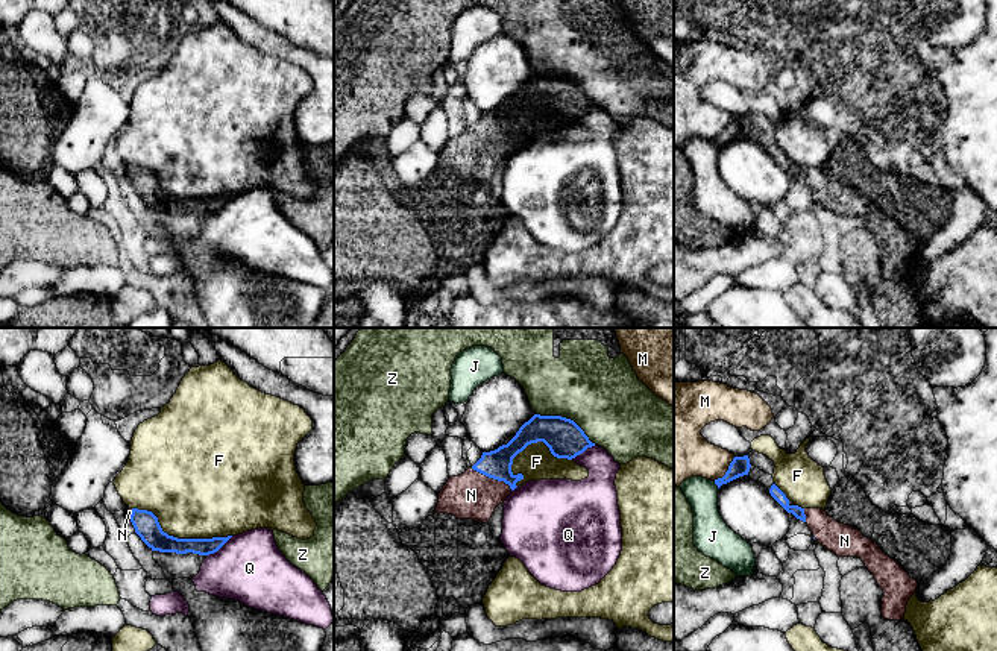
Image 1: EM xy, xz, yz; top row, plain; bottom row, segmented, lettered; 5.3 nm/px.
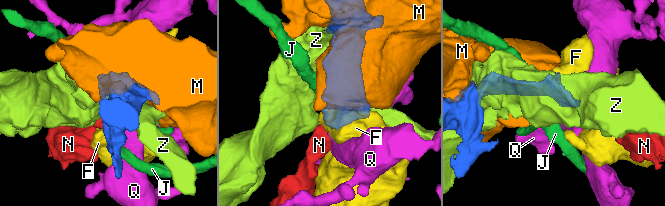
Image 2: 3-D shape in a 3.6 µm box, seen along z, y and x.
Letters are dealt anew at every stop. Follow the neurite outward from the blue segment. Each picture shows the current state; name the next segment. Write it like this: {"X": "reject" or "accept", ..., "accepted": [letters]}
{"F": "reject", "J": "reject", "M": "reject", "N": "accept", "Q": "reject", "Z": "reject", "accepted": ["N"]}

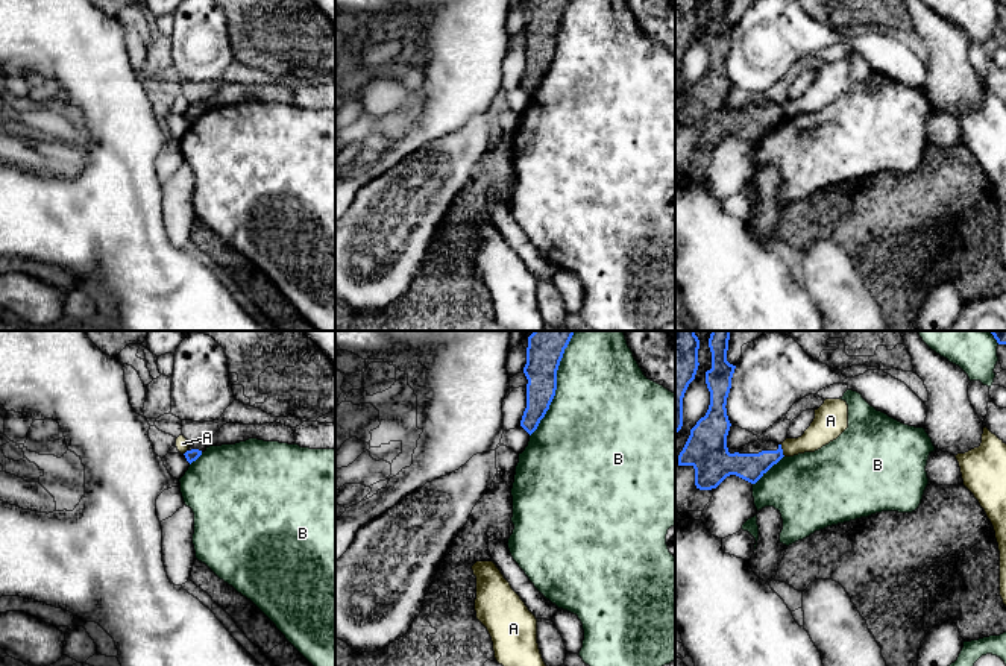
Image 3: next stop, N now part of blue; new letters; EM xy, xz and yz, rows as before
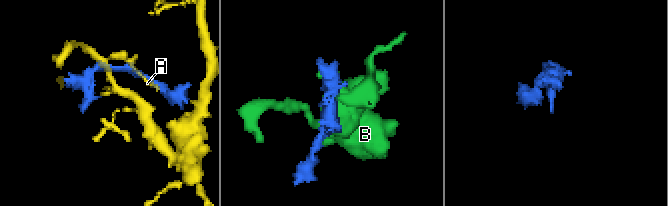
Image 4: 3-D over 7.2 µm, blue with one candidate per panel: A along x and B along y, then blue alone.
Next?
{"A": "reject", "B": "reject", "accepted": []}

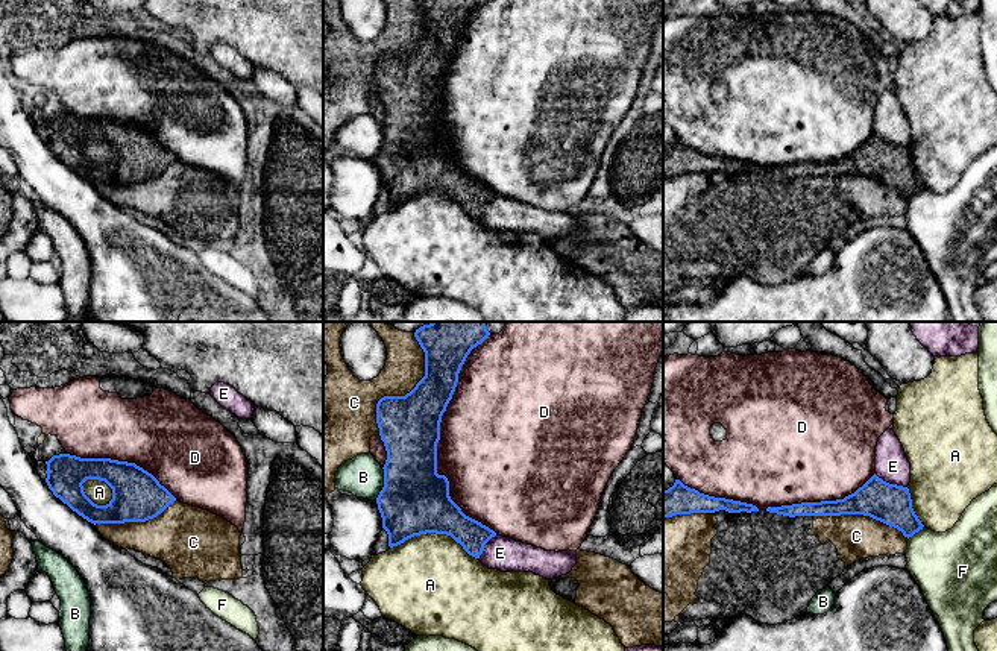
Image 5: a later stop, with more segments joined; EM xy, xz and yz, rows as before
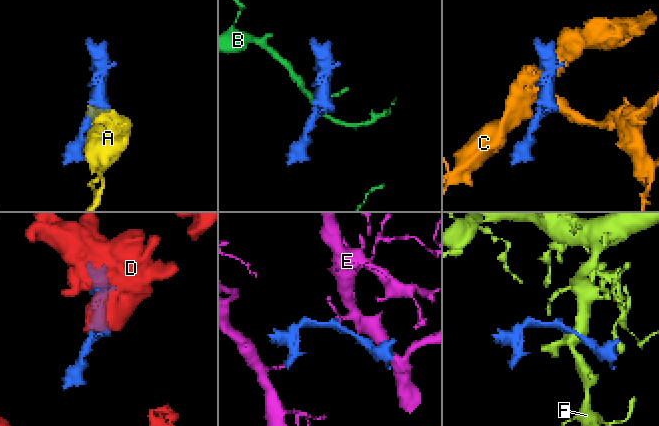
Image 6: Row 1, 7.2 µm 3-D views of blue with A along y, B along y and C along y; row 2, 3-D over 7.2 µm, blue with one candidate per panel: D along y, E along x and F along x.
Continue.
{"A": "reject", "B": "reject", "C": "reject", "D": "reject", "E": "reject", "F": "reject", "accepted": []}

